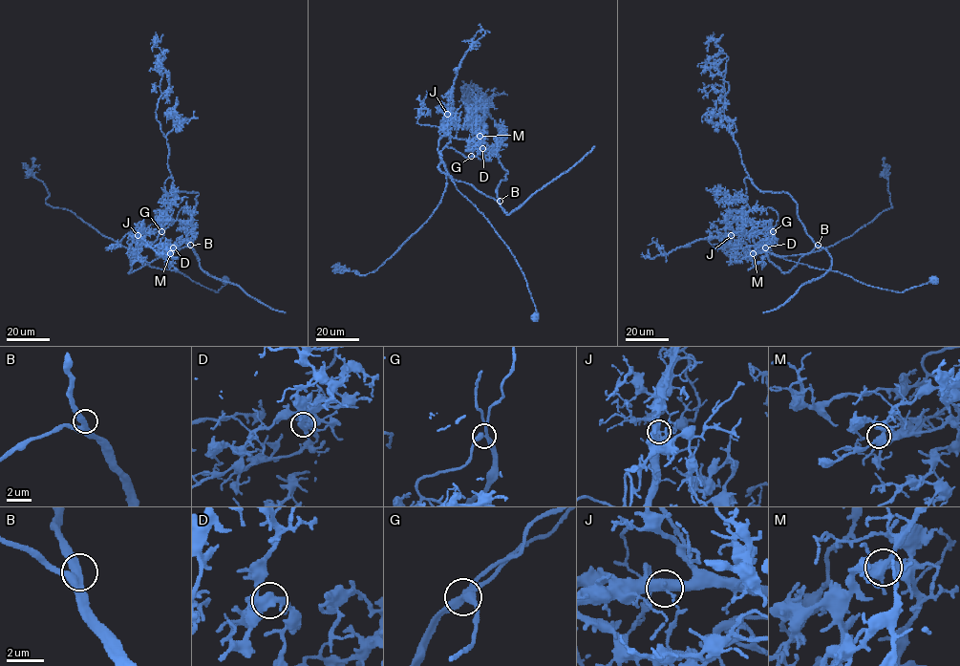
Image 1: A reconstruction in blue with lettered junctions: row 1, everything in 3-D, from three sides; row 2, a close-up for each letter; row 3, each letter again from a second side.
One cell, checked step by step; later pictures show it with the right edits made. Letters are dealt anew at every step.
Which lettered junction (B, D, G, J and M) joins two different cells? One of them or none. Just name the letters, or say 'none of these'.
J

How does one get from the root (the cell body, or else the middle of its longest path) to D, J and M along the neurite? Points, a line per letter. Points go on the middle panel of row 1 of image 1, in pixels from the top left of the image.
D: (534, 318), (515, 256), (443, 164), (445, 115), (449, 147), (470, 157), (480, 136), (482, 148)
J: (534, 318), (536, 306), (515, 256), (488, 220), (458, 189), (443, 164), (437, 143), (444, 134), (447, 114)
M: (534, 318), (515, 256), (437, 152), (445, 115), (449, 147), (470, 157), (480, 136)

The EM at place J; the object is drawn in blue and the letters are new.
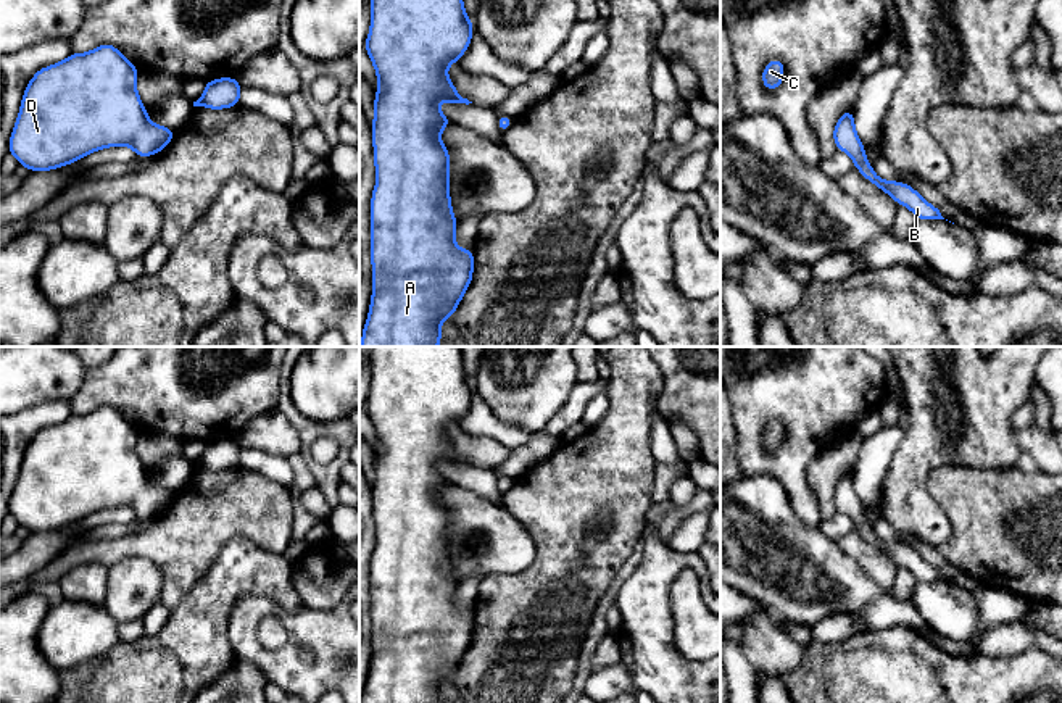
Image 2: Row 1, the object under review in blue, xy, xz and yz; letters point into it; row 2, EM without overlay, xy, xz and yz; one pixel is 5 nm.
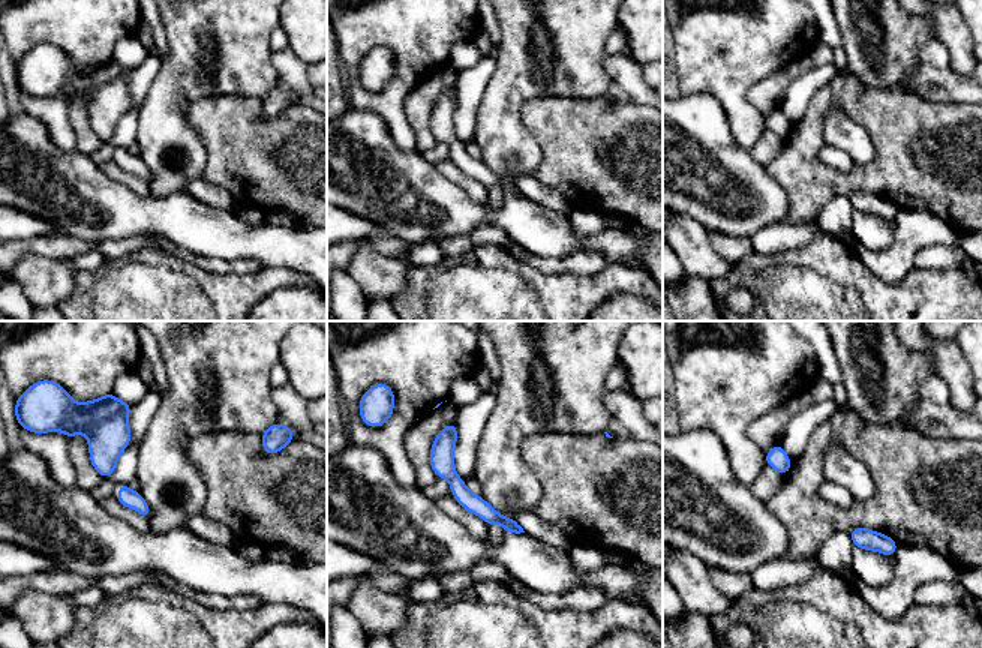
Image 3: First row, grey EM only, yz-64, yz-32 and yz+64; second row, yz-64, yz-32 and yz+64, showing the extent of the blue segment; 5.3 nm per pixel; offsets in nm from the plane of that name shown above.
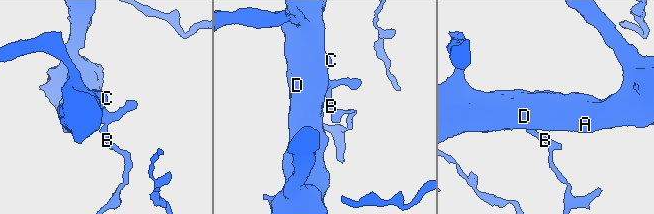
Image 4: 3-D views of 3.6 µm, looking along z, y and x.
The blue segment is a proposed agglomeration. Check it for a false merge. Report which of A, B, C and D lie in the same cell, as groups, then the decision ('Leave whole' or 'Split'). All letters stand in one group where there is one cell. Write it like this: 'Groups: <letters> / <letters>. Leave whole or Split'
Groups: A C D / B. Split

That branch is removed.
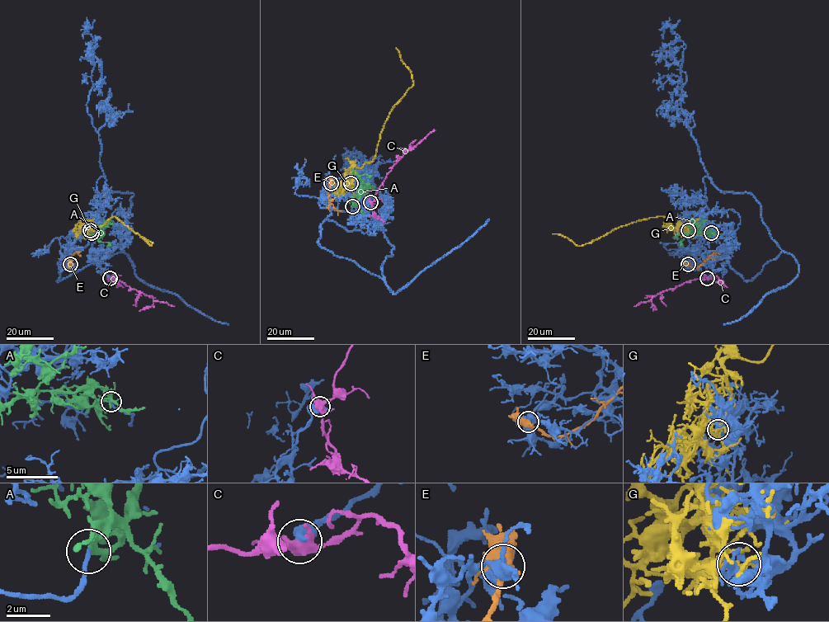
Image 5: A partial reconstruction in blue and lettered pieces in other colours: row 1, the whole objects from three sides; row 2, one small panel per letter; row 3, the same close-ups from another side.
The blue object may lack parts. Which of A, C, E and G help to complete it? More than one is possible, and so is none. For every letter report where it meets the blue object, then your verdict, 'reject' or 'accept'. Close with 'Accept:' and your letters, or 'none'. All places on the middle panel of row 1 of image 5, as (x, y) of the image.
A: meets blue at (352, 206); accept
C: meets blue at (370, 202); reject
E: meets blue at (331, 183); reject
G: meets blue at (350, 183); reject
Accept: A

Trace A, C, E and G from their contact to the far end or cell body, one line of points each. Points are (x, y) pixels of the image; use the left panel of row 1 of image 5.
A: (91, 233), (93, 230), (99, 230), (101, 236), (97, 240), (109, 242), (107, 246)
C: (110, 278), (119, 280), (153, 299), (174, 305)
E: (70, 264), (68, 268), (68, 261), (76, 252), (81, 256)
G: (91, 230), (88, 227), (91, 228), (94, 223), (100, 226), (114, 215), (153, 242), (151, 246), (134, 233)

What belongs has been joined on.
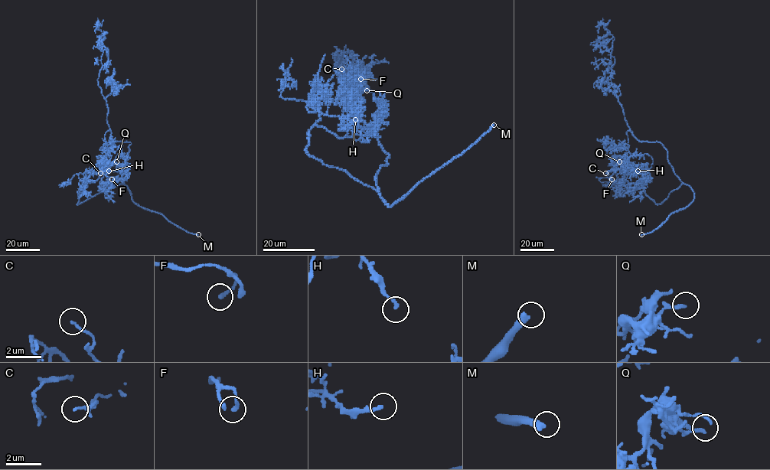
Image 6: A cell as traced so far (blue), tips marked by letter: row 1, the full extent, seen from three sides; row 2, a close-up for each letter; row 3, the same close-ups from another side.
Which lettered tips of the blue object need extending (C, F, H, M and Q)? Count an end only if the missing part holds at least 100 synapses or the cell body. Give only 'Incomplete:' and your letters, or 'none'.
Incomplete: M

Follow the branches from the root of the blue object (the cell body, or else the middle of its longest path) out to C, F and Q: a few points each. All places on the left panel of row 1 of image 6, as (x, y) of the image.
C: (125, 160), (122, 171), (122, 183), (78, 204), (86, 171), (95, 174), (103, 168), (108, 170), (100, 173)
F: (125, 160), (122, 183), (78, 204), (86, 171), (95, 174), (104, 168), (112, 179)
Q: (125, 160), (122, 171), (122, 183), (78, 204), (86, 171), (95, 174), (116, 161)

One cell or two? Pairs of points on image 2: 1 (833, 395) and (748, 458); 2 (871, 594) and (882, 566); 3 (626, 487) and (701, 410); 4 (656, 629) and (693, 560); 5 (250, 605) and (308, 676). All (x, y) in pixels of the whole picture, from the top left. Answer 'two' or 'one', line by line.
1: one
2: two
3: two
4: one
5: one

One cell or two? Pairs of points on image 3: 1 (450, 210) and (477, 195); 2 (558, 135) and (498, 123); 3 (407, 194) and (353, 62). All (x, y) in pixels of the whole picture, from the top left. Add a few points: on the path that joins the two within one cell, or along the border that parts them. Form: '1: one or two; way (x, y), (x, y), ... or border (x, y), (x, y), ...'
1: two; border (443, 176), (458, 185), (473, 200), (488, 203)
2: two; border (535, 138), (541, 152), (541, 162), (534, 174)
3: two; border (354, 105), (375, 111), (384, 122), (392, 140)

